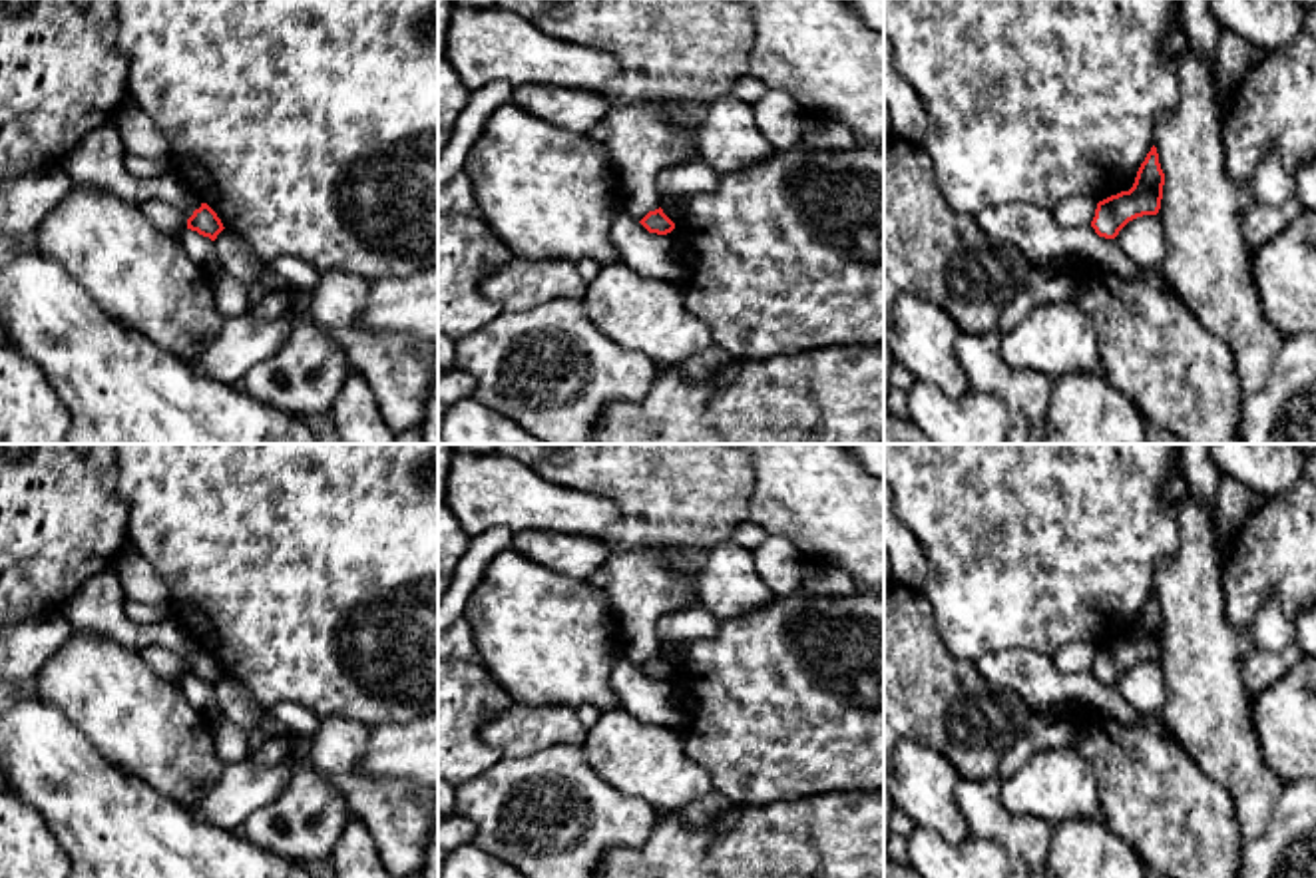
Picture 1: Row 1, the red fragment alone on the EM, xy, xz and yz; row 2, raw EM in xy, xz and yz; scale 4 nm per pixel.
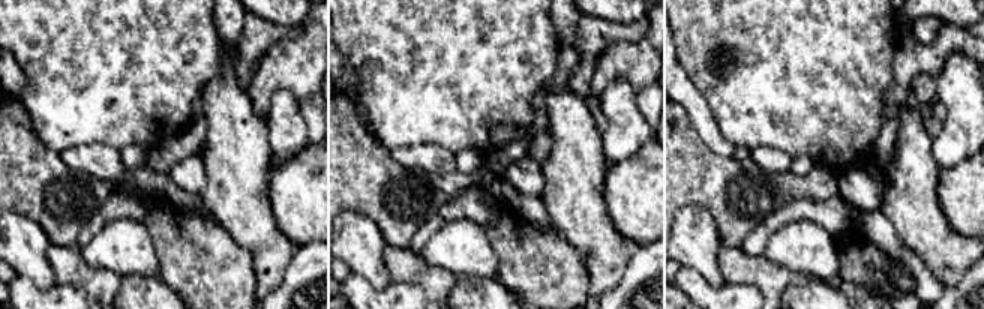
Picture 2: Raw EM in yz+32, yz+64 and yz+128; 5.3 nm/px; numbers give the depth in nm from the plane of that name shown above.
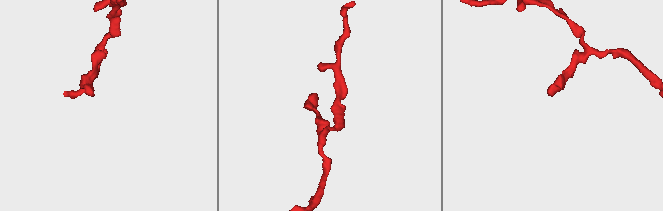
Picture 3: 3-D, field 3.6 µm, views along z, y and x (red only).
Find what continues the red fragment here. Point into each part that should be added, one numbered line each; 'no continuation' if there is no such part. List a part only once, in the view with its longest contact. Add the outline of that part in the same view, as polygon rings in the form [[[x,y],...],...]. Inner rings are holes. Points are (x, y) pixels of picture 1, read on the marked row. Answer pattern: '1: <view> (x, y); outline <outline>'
no continuation

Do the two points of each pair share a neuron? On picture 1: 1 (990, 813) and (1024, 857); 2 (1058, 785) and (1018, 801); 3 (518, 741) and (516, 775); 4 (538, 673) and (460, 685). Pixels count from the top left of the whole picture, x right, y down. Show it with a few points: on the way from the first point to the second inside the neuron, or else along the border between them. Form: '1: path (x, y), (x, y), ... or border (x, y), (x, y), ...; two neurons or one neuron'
1: path (1000, 823), (1024, 847); one neuron
2: path (1048, 787), (1028, 791); one neuron
3: border (562, 741), (522, 757), (504, 757); two neurons
4: border (478, 661), (514, 701); two neurons

